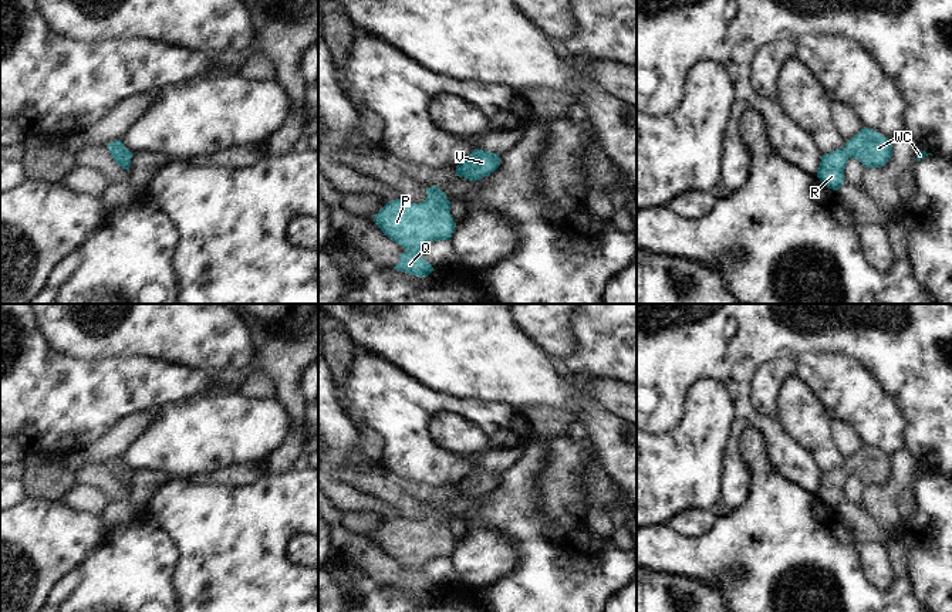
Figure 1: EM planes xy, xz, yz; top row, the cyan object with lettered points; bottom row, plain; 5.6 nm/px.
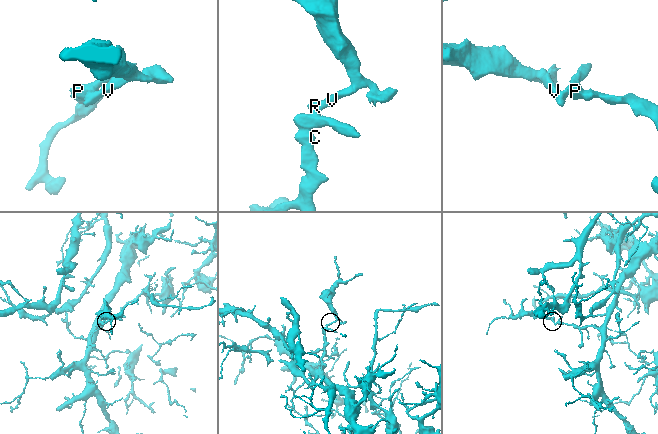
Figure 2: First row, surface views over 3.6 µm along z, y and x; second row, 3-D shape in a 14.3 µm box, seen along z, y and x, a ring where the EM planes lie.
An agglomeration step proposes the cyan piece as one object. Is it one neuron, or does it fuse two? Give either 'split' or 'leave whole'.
leave whole

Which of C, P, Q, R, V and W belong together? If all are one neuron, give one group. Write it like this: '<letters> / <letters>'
C P Q R V W

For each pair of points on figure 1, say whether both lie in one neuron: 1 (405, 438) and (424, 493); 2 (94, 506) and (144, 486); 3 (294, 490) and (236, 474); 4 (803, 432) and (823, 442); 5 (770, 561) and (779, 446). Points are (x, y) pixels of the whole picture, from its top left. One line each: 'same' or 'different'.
1: different
2: different
3: different
4: same
5: different

